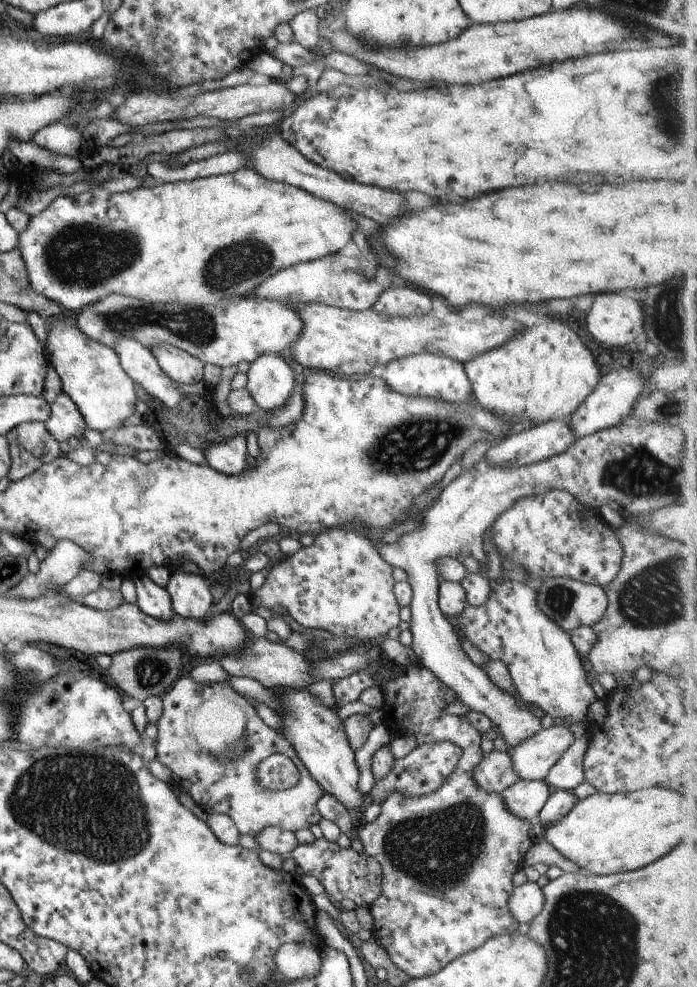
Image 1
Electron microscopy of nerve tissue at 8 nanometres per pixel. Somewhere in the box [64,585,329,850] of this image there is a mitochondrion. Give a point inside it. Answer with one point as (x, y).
(237, 747)

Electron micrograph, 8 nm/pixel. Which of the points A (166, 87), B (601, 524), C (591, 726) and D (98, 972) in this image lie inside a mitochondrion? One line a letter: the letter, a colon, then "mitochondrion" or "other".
A: other
B: other
C: other
D: other

